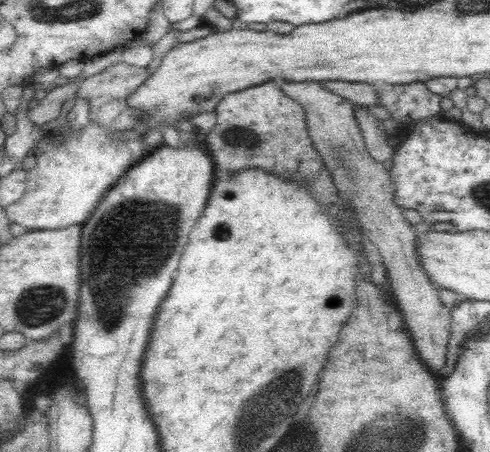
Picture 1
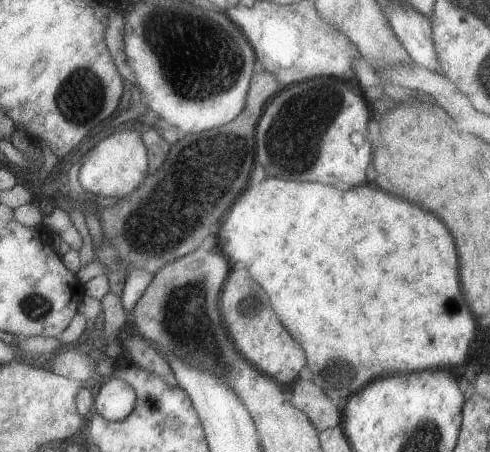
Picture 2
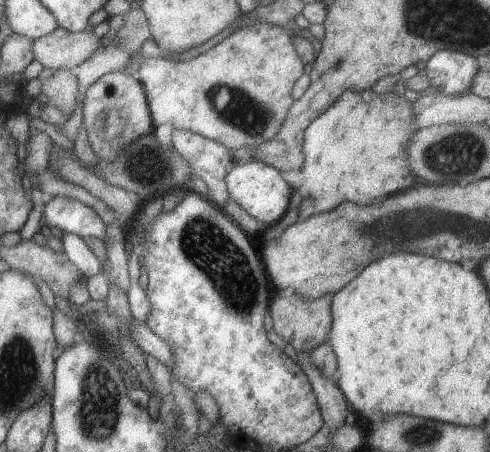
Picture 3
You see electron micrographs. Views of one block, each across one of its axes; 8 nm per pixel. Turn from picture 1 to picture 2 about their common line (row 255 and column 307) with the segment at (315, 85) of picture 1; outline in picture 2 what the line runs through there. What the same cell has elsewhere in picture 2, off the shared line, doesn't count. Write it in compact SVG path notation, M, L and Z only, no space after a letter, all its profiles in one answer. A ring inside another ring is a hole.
M297 378L289 388L289 400L295 408L307 414L317 432L325 428L339 428L343 422L341 408L337 408L313 380L307 382Z

